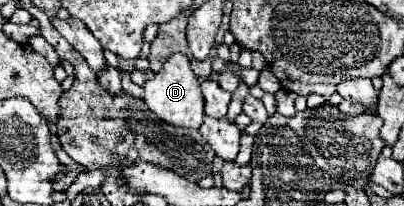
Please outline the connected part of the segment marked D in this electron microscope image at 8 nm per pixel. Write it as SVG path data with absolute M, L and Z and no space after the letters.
M174 53L166 59L162 69L156 73L154 79L150 79L144 85L144 103L150 111L154 111L162 121L174 125L174 127L190 127L198 129L204 119L204 99L200 93L198 77L194 75L190 61L186 55Z

